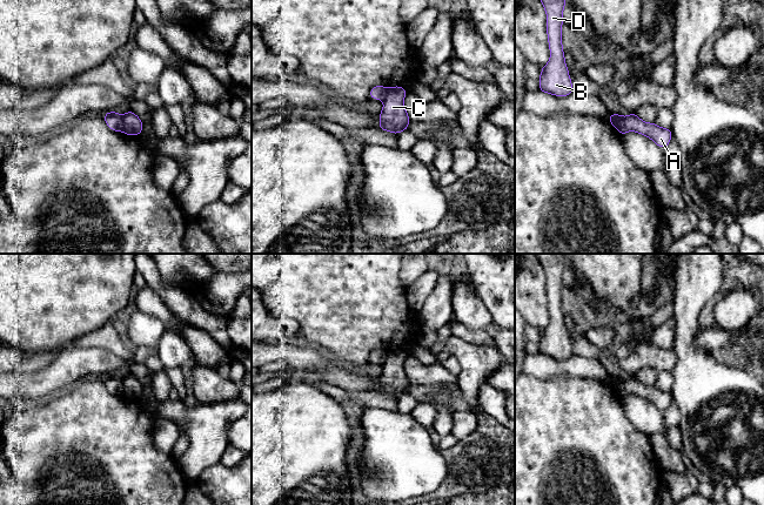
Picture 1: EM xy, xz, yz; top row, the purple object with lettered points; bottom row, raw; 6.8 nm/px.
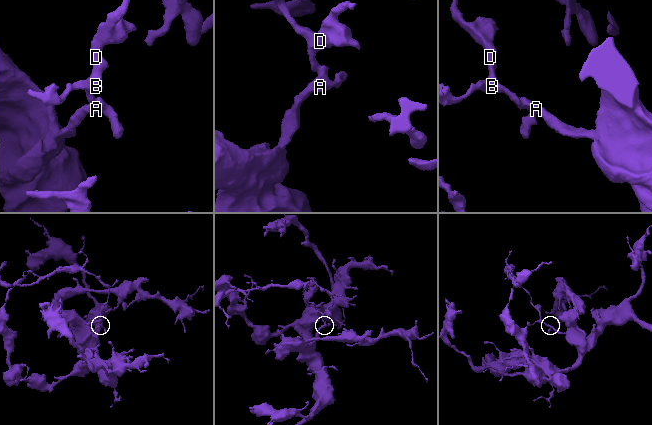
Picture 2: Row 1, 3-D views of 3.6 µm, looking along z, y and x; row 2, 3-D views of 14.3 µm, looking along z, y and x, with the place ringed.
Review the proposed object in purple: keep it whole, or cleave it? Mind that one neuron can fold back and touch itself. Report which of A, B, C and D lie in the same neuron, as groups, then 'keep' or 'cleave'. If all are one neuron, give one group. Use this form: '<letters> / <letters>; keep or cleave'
A C / B D; cleave

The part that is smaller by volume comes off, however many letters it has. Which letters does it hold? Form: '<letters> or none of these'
B, D

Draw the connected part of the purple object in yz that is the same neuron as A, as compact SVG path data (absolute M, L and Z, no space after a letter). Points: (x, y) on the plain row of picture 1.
M630 376L628 379L622 379L621 377L615 378L617 382L616 392L621 398L626 397L628 395L642 397L652 403L662 412L668 410L672 402L670 391L662 391L655 385L645 385L639 382L636 376Z

